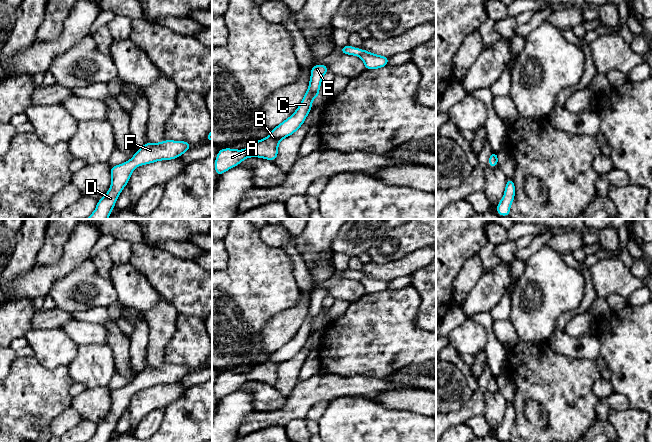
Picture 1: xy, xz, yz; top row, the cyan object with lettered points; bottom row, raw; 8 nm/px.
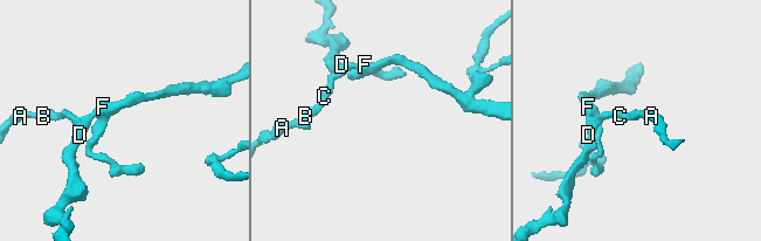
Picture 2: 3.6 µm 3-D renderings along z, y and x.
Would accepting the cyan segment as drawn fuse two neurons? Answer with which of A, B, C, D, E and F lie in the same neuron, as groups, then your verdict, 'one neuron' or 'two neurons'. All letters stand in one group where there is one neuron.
groups A B C D E F; one neuron

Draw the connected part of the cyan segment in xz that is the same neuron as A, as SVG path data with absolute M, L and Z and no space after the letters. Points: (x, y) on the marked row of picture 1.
M323 64L311 67L309 87L300 105L293 115L272 129L267 138L258 140L252 143L249 148L243 150L220 149L214 164L216 174L221 176L225 171L239 165L249 157L259 157L274 161L278 156L279 142L296 132L304 123L312 108L312 100L319 97L322 77L329 71L329 68Z

